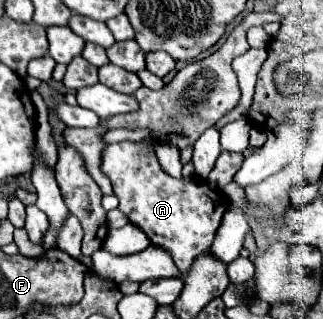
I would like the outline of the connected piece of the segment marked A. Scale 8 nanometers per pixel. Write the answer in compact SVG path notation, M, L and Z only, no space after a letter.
M132 141L106 145L102 151L102 171L112 183L114 195L120 201L120 211L124 211L154 245L164 247L164 251L172 255L176 267L180 267L180 275L186 277L194 257L212 245L214 233L228 209L226 195L222 191L212 191L208 183L200 179L170 177L162 171L152 151Z

